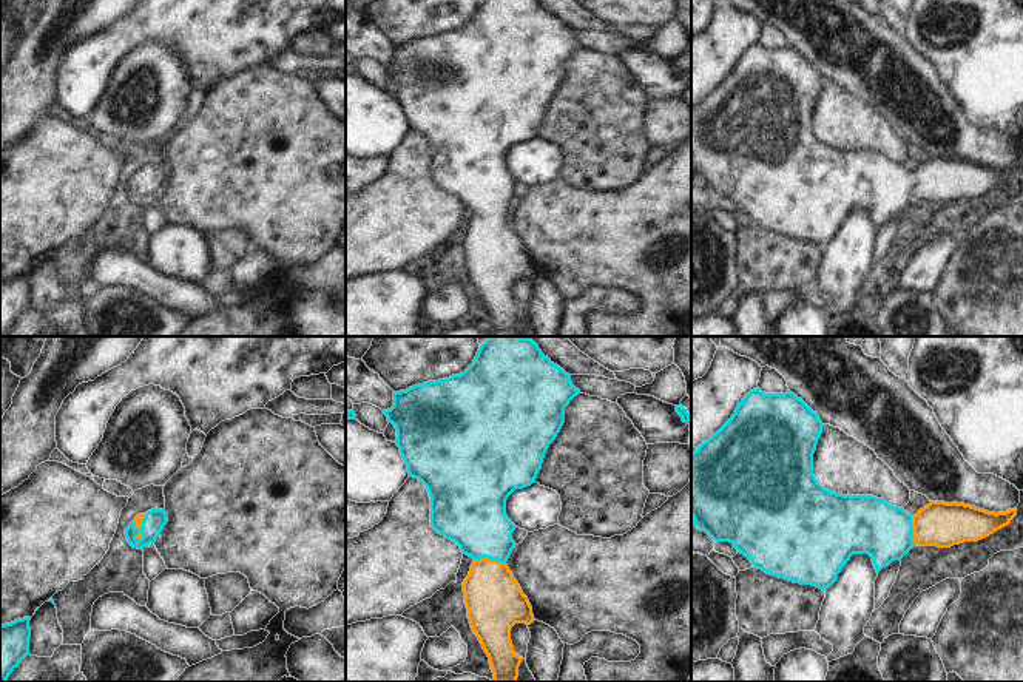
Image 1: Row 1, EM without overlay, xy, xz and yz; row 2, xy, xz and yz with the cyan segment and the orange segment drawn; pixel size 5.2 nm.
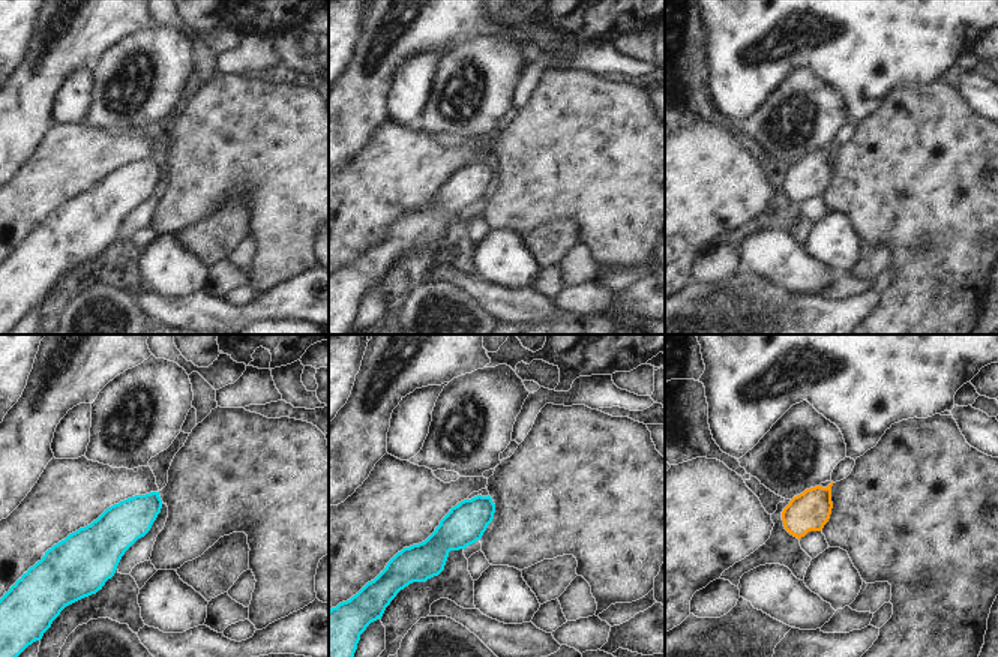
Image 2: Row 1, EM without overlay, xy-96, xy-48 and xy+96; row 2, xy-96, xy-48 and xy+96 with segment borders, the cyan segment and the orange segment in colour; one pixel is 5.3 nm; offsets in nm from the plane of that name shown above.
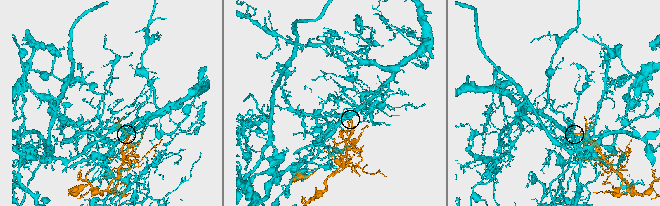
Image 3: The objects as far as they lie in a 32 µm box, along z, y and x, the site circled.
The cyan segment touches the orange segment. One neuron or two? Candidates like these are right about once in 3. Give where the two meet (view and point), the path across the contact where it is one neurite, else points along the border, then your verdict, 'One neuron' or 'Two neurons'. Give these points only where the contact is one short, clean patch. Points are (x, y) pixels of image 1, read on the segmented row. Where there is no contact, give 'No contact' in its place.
Touches cyan at xz (489, 557). Path across: xz (472, 513), (489, 542), (489, 557), (489, 590), (494, 599). One neuron.

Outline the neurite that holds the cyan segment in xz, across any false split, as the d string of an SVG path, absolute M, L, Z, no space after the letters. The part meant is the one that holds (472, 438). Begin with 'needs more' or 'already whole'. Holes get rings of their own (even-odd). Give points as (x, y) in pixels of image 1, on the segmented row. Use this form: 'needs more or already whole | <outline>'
needs more | M489 336L463 373L393 392L393 406L383 410L397 429L395 443L409 477L418 478L429 492L430 526L474 559L463 582L464 605L471 628L489 657L494 682L517 682L523 657L514 651L511 628L535 620L528 597L506 565L515 548L512 532L517 528L506 515L506 500L515 489L535 483L545 454L565 423L565 407L579 393L571 375L545 356L531 336Z

